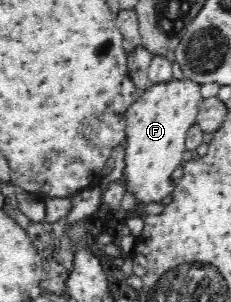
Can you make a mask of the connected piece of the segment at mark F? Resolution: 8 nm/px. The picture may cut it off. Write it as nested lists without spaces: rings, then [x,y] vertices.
[[[172,79],[170,83],[151,83],[148,90],[145,90],[132,105],[126,110],[126,137],[125,137],[125,166],[123,169],[123,181],[128,193],[134,195],[140,203],[159,203],[173,192],[176,179],[173,171],[176,171],[184,161],[184,151],[186,151],[186,137],[188,131],[197,124],[197,115],[202,103],[201,86],[189,79],[180,81]]]

